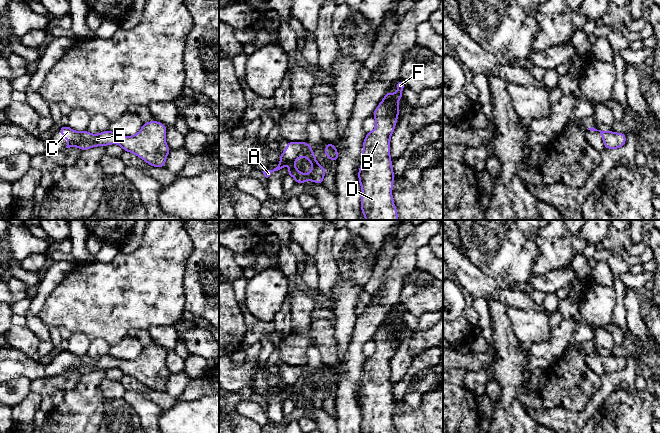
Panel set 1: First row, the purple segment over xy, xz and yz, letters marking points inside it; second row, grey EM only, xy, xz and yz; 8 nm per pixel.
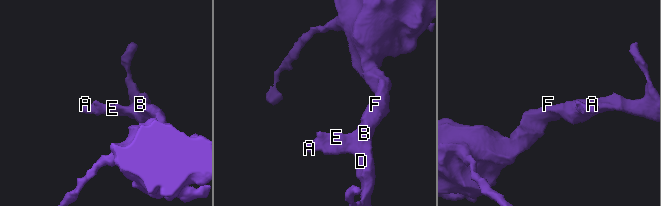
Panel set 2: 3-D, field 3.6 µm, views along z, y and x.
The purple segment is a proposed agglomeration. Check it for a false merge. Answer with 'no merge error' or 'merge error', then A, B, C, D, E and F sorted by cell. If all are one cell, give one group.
no merge error; A B C D E F

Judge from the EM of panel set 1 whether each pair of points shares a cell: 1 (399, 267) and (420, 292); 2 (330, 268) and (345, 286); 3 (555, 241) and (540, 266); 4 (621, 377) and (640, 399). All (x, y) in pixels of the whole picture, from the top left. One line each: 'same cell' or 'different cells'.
1: different cells
2: different cells
3: same cell
4: different cells

